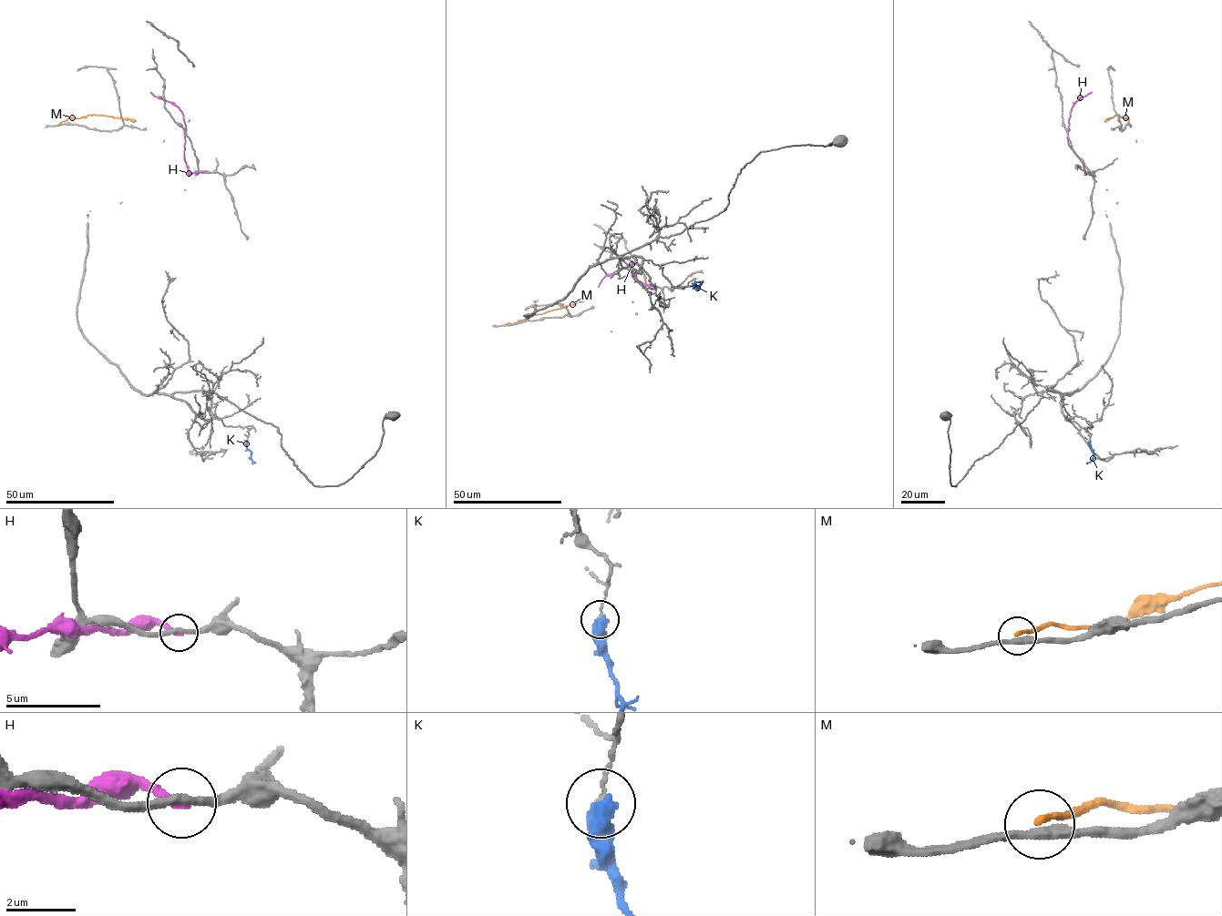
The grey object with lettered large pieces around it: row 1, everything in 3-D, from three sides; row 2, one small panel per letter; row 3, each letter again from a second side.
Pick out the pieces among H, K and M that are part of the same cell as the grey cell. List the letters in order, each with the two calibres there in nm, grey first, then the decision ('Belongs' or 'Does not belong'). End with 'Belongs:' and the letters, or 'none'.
H: Thickness 240 nm (grey) against 280 nm. Does not belong
K: Thickness 170 nm (grey) against 500 nm. Does not belong
M: Thickness 320 nm (grey) against 200 nm. Does not belong
Belongs: none

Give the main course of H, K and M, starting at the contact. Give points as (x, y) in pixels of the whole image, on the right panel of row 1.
H: (1092, 172), (1084, 170), (1067, 137), (1073, 105), (1092, 93)
K: (1089, 440), (1093, 458), (1086, 463)
M: (1129, 125), (1127, 117), (1119, 115), (1106, 121)

